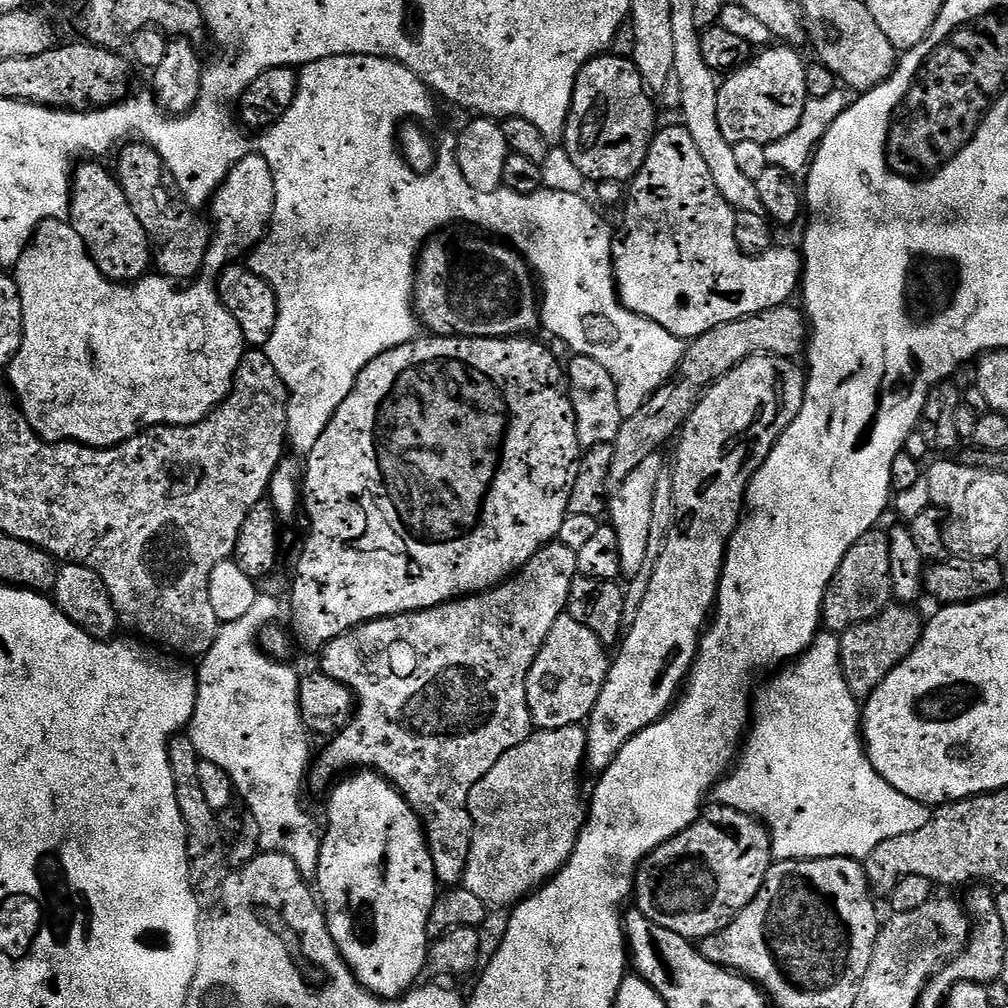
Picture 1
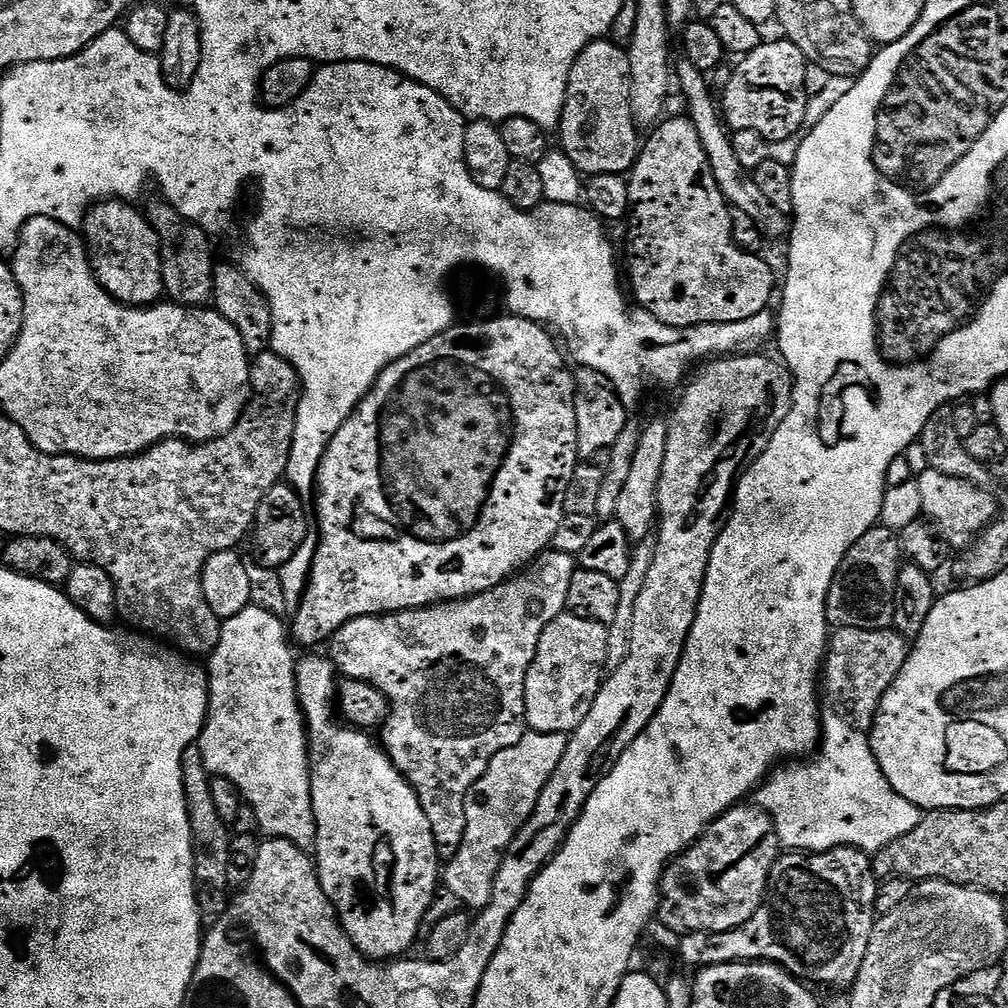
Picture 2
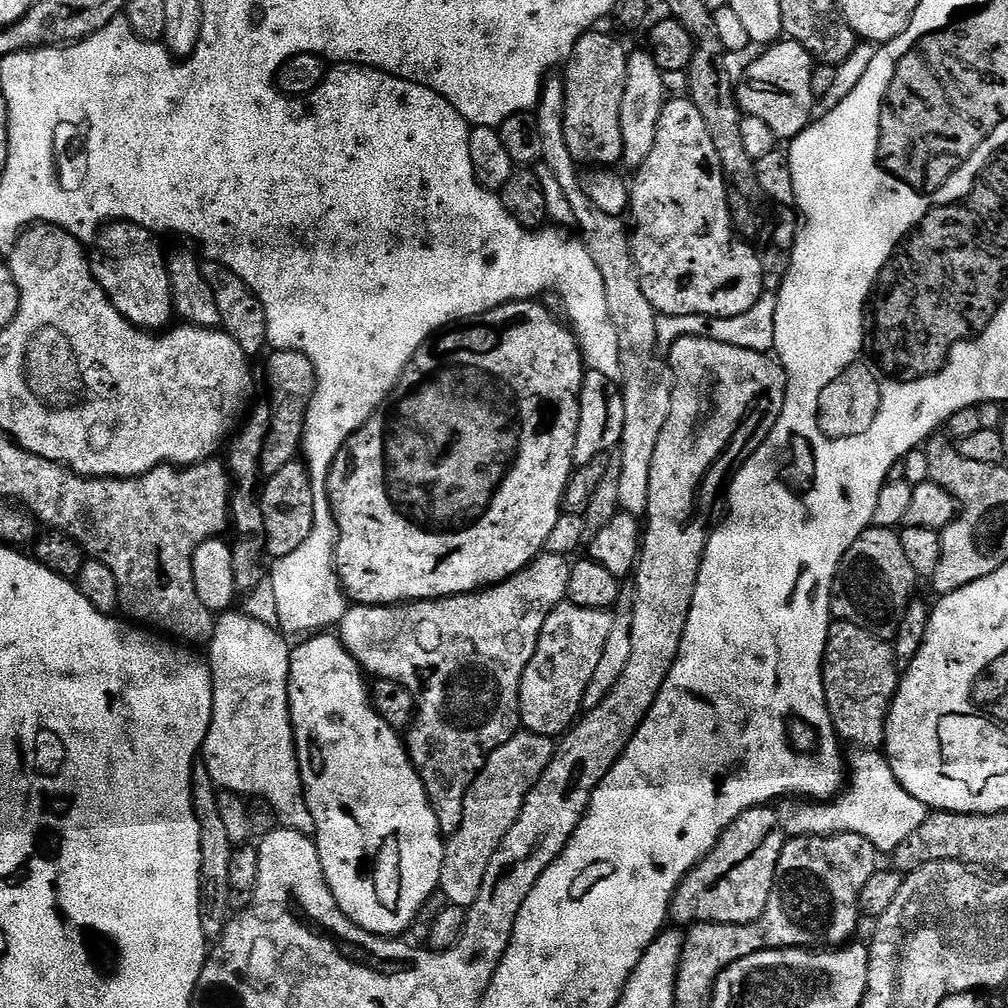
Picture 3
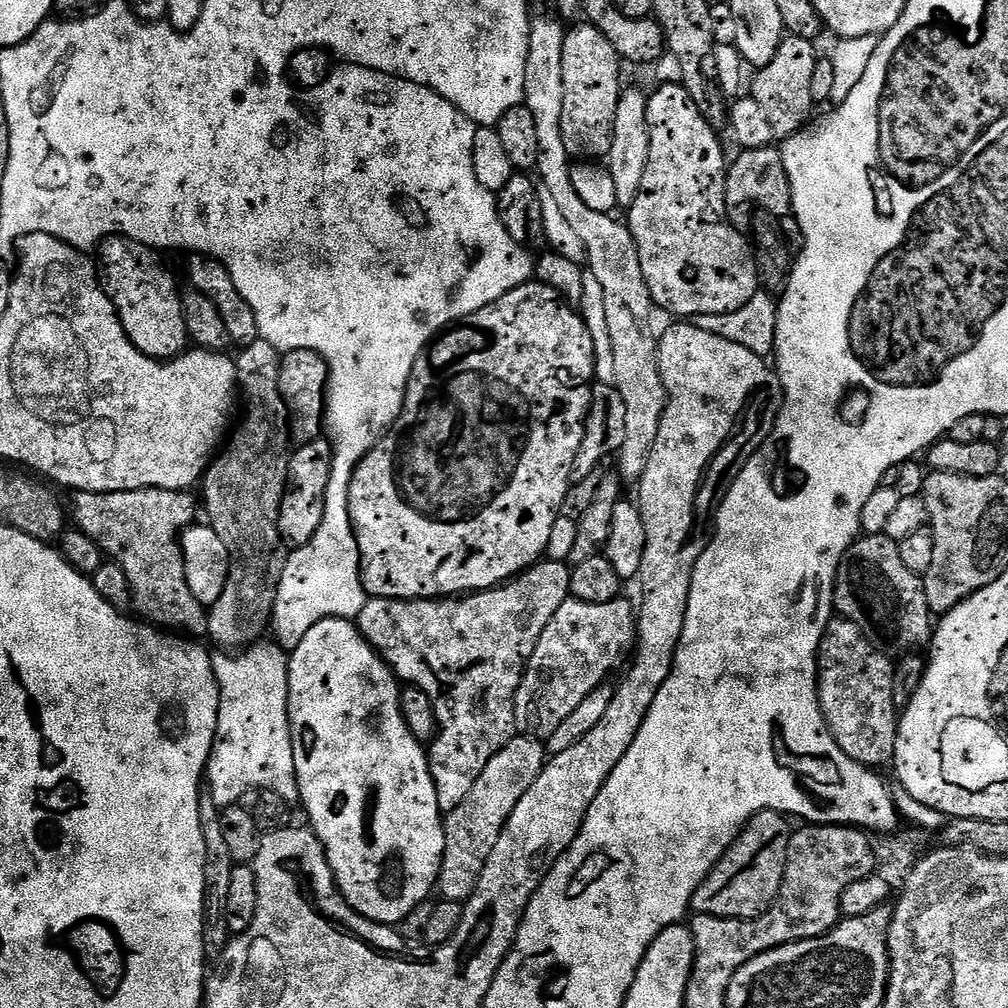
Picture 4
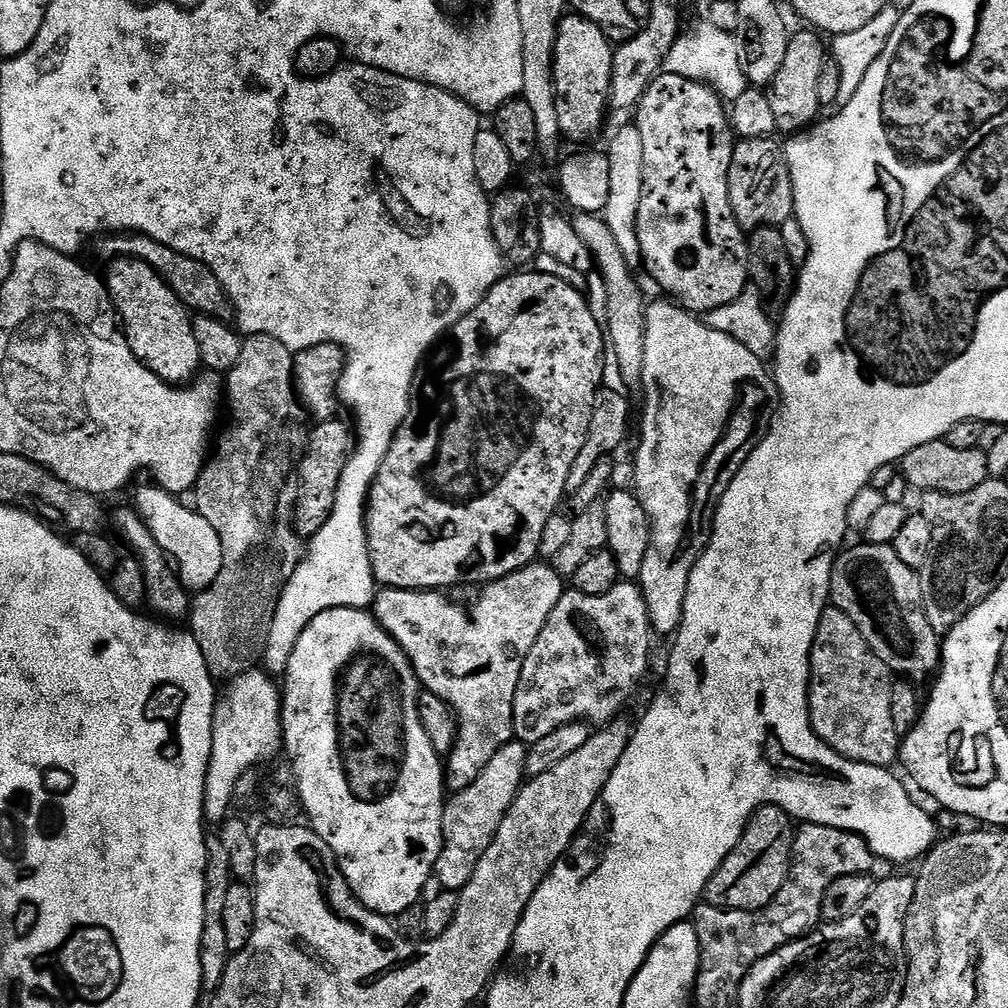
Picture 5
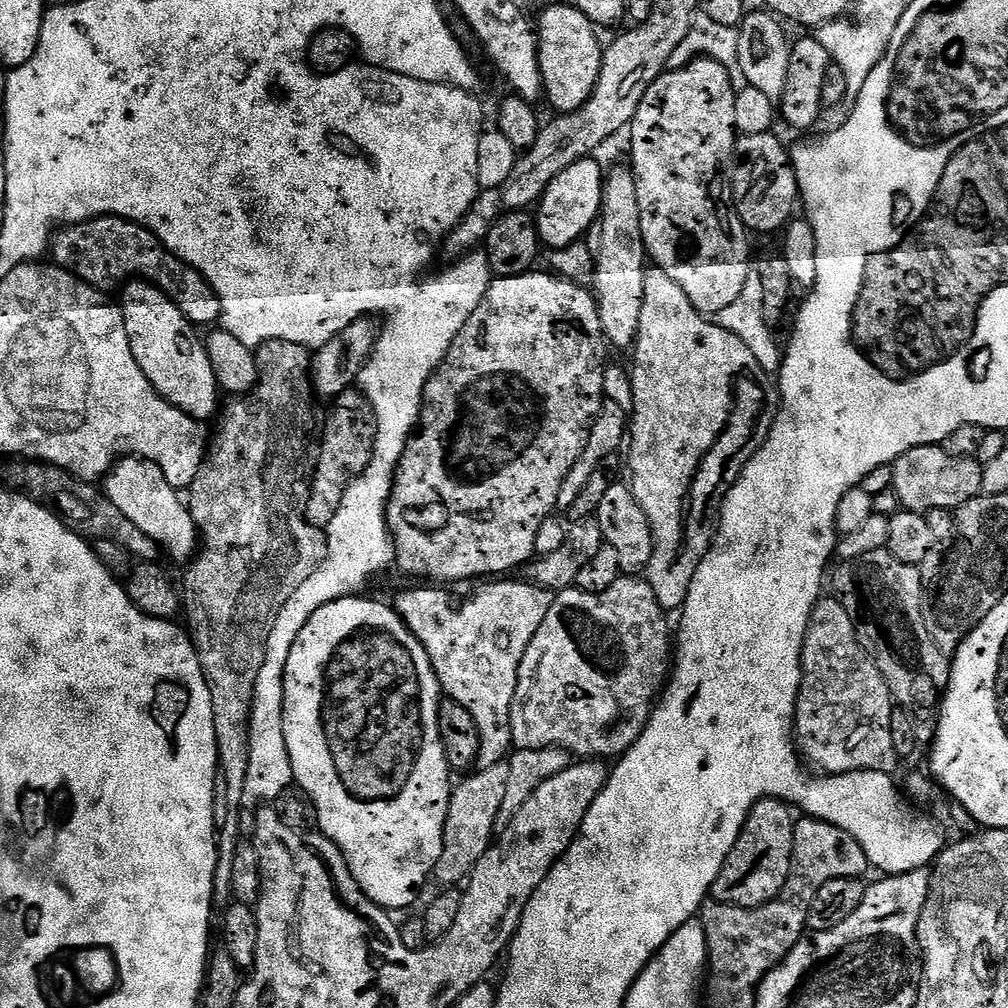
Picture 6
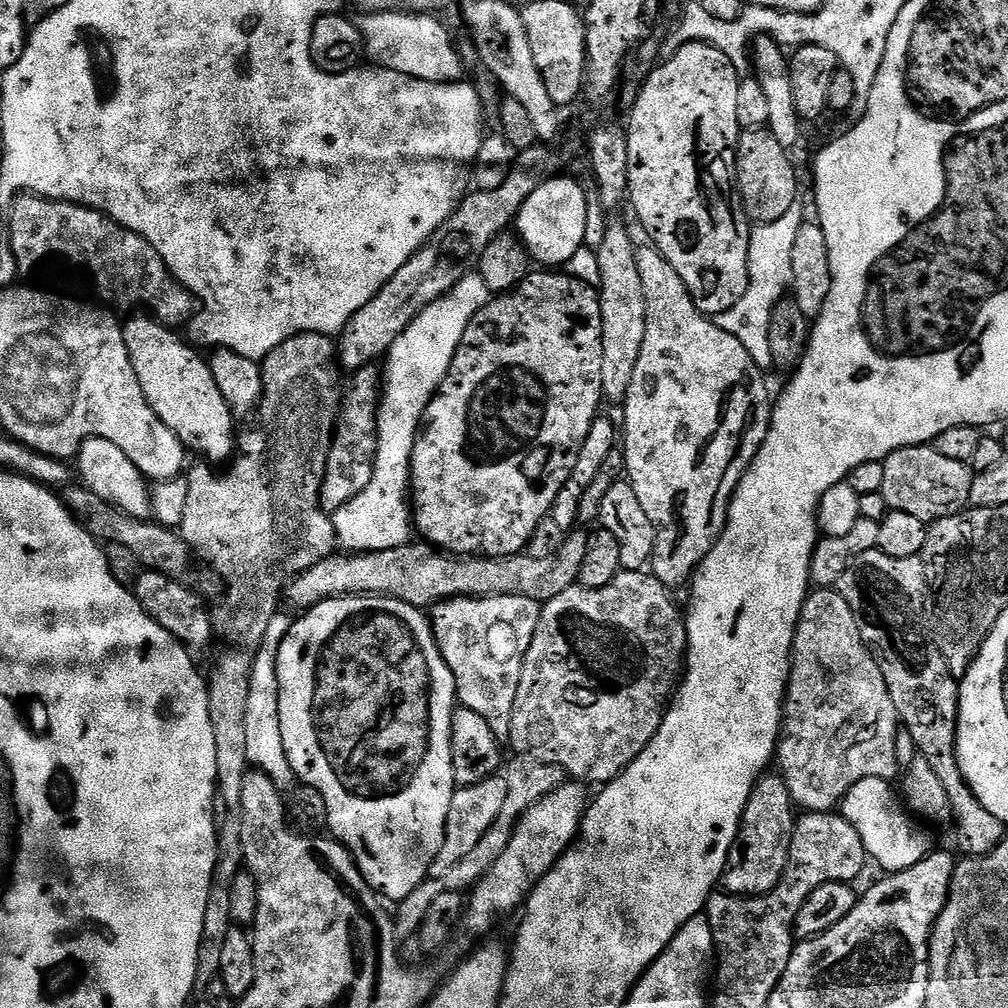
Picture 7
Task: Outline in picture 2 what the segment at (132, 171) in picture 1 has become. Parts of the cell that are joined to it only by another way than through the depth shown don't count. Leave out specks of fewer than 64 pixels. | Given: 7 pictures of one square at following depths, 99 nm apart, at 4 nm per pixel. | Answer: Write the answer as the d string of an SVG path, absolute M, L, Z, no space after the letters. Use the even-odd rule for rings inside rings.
M155 199L149 202L148 208L146 207L146 215L150 226L158 234L164 253L162 270L167 299L185 306L207 305L212 300L214 270L218 263L217 257L212 257L209 233L201 230L198 224L189 224L167 200Z

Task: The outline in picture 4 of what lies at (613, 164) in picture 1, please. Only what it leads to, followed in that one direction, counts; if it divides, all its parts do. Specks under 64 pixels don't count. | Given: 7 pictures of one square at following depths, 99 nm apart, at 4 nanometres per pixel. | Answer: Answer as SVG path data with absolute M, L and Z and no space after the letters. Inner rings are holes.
M581 22L577 28L569 27L562 42L562 142L569 157L576 162L600 162L607 157L614 142L614 114L618 114L618 98L622 61L614 46L593 24Z

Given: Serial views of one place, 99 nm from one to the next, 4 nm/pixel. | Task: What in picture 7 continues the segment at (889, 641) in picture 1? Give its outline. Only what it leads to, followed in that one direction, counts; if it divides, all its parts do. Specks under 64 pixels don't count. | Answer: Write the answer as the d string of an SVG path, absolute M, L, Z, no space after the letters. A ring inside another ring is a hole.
M821 588L813 591L808 599L804 601L802 614L796 623L796 633L792 643L792 669L788 679L788 695L784 698L784 722L780 733L780 743L776 746L775 763L780 764L778 772L779 775L784 777L786 786L790 790L793 805L797 809L804 808L800 810L805 813L830 812L839 809L846 793L855 784L862 782L866 778L882 778L889 782L895 781L895 776L897 779L898 773L901 771L898 766L898 758L894 758L897 731L896 707L890 698L890 690L886 690L886 678L882 678L880 663L876 661L869 648L864 645L864 639L858 630L858 618L854 614L854 610L850 610L850 602L846 602L846 598L842 598L842 594L832 588Z

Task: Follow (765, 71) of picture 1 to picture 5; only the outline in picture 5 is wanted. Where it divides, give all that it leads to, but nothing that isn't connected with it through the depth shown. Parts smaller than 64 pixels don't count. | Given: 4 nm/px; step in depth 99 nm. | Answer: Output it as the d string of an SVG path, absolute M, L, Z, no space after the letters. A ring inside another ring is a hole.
M804 31L808 32L800 32L797 36L795 33L789 39L786 58L782 58L782 70L778 70L778 74L767 89L770 107L774 110L776 130L780 134L803 133L821 115L819 112L822 112L822 105L818 102L818 74L822 74L826 44L820 41L822 36L819 31Z

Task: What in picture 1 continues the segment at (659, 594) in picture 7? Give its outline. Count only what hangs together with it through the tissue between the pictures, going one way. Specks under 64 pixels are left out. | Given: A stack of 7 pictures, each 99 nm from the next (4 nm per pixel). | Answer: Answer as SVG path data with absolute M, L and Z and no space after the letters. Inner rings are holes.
M560 616L550 626L550 634L546 634L546 642L542 642L542 650L538 650L528 675L528 709L537 729L562 730L562 726L583 725L591 717L608 677L608 652L594 630L582 626L573 616Z

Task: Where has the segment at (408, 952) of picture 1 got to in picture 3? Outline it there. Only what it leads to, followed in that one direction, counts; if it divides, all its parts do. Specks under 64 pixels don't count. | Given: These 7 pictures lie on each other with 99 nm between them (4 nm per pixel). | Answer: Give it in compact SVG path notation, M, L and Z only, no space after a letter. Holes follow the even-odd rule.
M316 634L311 638L305 639L303 642L305 644L295 645L292 648L292 661L290 662L290 674L288 675L288 709L292 715L292 733L294 734L294 742L296 743L296 760L300 763L300 781L304 783L304 797L308 803L308 809L310 814L314 818L314 826L316 831L314 833L314 839L316 842L316 849L318 850L318 858L322 862L322 874L324 875L324 880L330 886L330 890L334 894L334 898L338 902L338 906L350 919L352 919L358 927L367 932L372 932L375 936L387 936L389 938L399 937L400 932L404 932L412 923L416 920L416 915L424 908L424 903L431 898L432 895L437 895L440 886L440 875L442 874L442 858L444 857L444 846L446 843L445 837L440 831L438 826L438 818L434 814L432 809L432 804L428 801L428 795L424 789L424 783L422 778L416 773L416 768L412 764L412 759L408 757L408 750L405 741L402 739L401 733L397 729L390 727L386 722L386 718L382 718L382 714L378 714L375 704L372 702L370 695L370 684L366 679L365 673L362 671L360 663L351 656L350 653L344 649L344 643L339 640L335 635L328 636L332 634Z

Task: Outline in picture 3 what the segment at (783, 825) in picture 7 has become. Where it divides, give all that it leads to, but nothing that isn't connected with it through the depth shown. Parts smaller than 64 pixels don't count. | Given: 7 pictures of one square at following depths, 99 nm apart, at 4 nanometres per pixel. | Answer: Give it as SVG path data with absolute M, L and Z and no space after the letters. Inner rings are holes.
M775 807L746 810L720 835L720 840L707 856L684 875L684 881L672 896L671 923L691 926L754 922L762 910L766 910L785 839L780 813Z

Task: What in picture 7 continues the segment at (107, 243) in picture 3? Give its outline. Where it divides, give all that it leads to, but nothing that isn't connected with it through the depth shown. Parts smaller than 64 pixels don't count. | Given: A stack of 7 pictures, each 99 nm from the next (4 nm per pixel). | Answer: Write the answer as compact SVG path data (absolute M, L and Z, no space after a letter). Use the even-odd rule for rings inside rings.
M151 314L133 316L136 316L133 320L123 321L124 341L146 402L150 402L154 414L158 414L158 418L162 418L162 422L166 422L166 426L174 430L174 434L184 443L189 453L197 452L200 455L197 457L216 466L231 461L238 443L237 421L232 415L230 406L226 406L226 398L222 398L222 390L218 390L218 382L214 382L214 374L210 370L208 360L200 357L201 353L185 337L184 341L179 331L167 328L155 316Z

